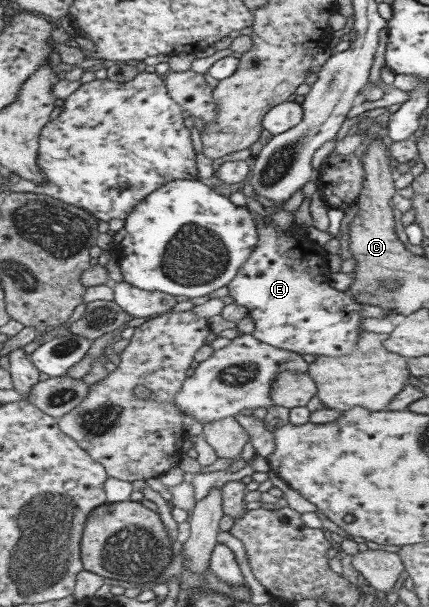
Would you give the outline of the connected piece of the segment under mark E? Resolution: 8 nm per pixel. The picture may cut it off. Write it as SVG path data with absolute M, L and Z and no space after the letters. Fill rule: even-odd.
M254 212L251 214L257 232L257 241L232 280L224 286L227 287L228 295L233 299L233 303L247 309L252 316L253 337L261 343L299 355L307 353L314 356L339 357L353 352L358 335L365 332L359 328L361 319L365 317L359 314L358 304L361 303L355 301L347 291L341 292L329 286L325 250L308 236L308 230L301 229L293 221L283 231L277 231L271 221L263 222L262 217Z

